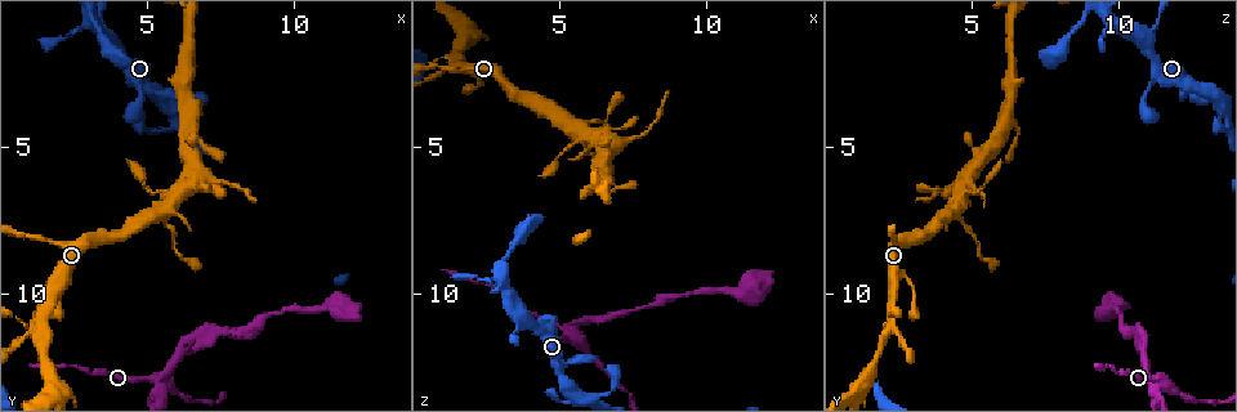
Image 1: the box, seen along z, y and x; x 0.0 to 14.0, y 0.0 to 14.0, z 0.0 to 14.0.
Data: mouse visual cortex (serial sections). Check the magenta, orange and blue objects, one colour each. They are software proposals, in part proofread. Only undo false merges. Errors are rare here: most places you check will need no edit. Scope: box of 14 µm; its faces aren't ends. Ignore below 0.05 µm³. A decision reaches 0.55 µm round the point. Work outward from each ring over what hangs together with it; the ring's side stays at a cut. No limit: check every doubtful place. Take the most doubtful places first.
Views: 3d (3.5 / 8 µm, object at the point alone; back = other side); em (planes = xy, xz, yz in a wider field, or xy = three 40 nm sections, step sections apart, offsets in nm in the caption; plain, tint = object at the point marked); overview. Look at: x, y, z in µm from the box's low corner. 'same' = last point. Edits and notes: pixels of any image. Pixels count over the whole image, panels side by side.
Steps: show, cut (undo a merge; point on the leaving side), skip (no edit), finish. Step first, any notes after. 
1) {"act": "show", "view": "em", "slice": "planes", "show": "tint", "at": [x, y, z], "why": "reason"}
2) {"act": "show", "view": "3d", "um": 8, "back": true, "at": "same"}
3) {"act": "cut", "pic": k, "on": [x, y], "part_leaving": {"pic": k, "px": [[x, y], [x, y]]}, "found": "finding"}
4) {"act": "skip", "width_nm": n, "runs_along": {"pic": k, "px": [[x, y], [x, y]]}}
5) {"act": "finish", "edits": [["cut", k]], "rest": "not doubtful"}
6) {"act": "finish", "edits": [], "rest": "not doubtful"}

{"act": "show", "view": "3d", "um": 3.5, "at": [1.5, 10.7, 2.3], "why": "side arm on a straight run"}

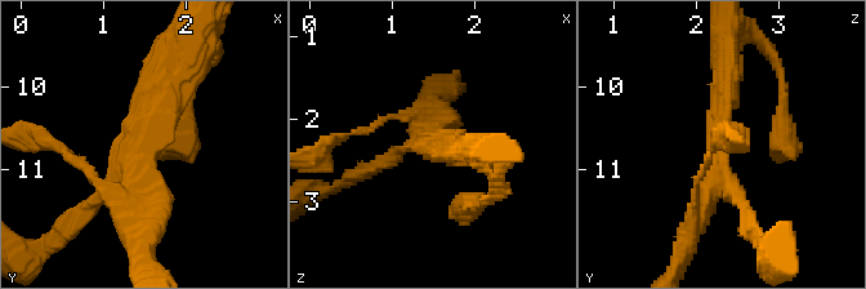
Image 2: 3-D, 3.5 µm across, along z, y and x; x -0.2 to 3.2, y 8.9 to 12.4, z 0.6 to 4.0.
{"act": "show", "view": "em", "slice": "xy", "step": 5, "show": "tint", "at": [1.50, 10.60, 2.30], "arms": 3, "arm_widths_nm": [200, 300, 350], "why": "now the EM"}

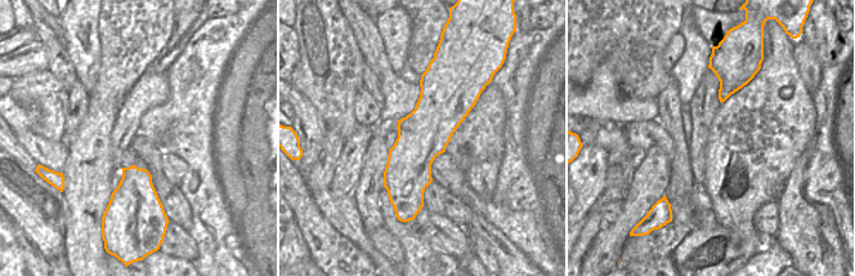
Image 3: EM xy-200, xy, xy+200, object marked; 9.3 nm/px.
{"act": "skip", "width_nm": 480, "runs_along": {"pic": 2, "px": [[177, 63], [144, 134], [141, 222]]}, "found": "all the same cell"}

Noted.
{"act": "show", "view": "3d", "um": 8, "at": [1.2, 11.3, 2.0], "why": "three-way junction"}

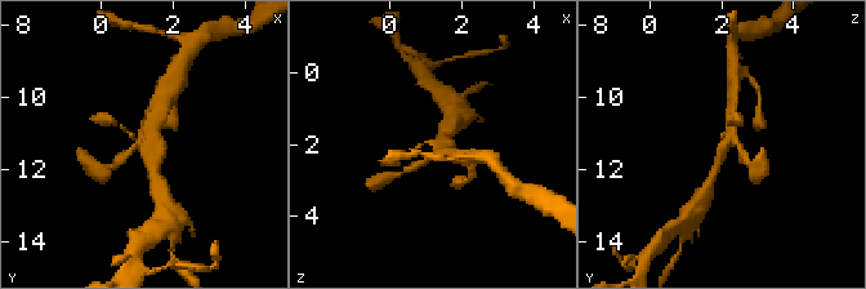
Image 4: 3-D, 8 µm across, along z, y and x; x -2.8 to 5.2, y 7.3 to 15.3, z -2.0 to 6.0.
{"act": "show", "view": "em", "slice": "xy", "step": 5, "show": "tint", "at": [1.2, 11.4, 2.0], "arms": 3, "arm_widths_nm": [100, 250, 250]}

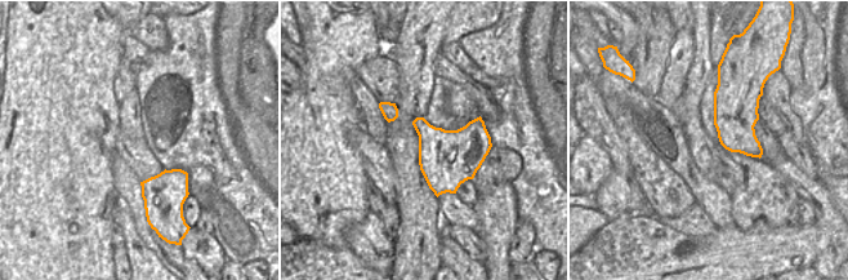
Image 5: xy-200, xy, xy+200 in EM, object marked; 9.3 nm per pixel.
{"act": "skip", "width_nm": 550, "runs_along": {"pic": 4, "px": [[155, 120], [152, 147], [114, 121]]}, "found": "one cell here"}

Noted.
{"act": "show", "view": "3d", "um": 8, "at": [5.5, 13.0, 11.3], "why": "sharp bend"}

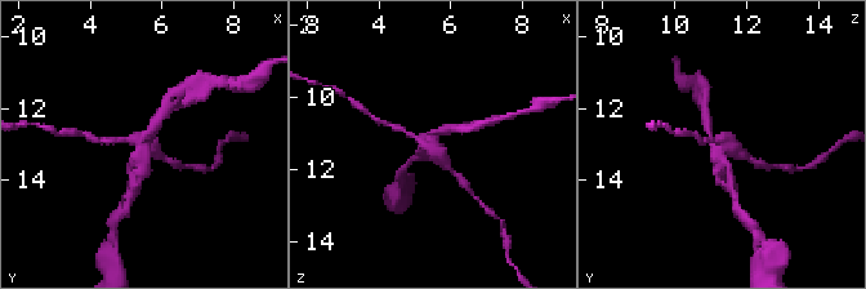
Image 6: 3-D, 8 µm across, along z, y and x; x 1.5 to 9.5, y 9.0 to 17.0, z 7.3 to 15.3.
{"act": "show", "view": "em", "slice": "xy", "step": 5, "show": "tint", "at": [5.5, 13.1, 11.4], "why": "shape alone is not enough"}

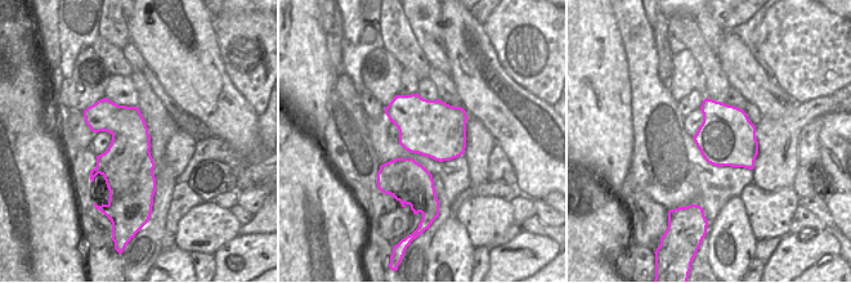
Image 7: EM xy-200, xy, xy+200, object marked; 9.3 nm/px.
{"act": "cut", "pic": 6, "on": [134, 174], "width_nm": 550, "part_leaving": {"pic": 6, "px": [[142, 149], [141, 138], [165, 107]]}, "found": "two cells meet here"}

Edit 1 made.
{"act": "show", "view": "overview"}

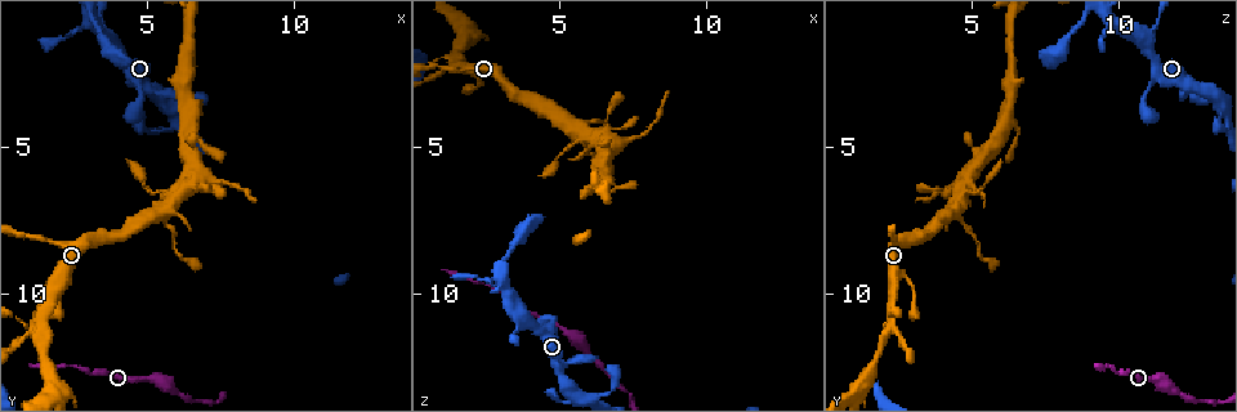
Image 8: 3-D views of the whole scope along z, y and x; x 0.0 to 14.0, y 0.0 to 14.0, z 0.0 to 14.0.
{"act": "show", "view": "3d", "um": 8, "at": [5.8, 6.5, 4.7], "why": "three-way junction"}

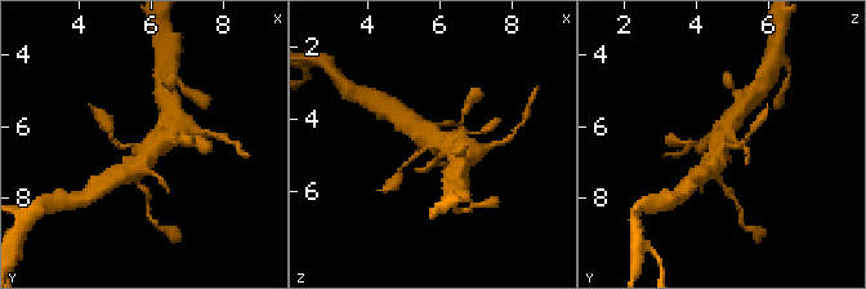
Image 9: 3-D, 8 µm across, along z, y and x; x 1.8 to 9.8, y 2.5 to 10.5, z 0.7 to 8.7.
{"act": "show", "view": "3d", "um": 3.5, "back": true, "at": [5.7, 6.5, 4.8]}

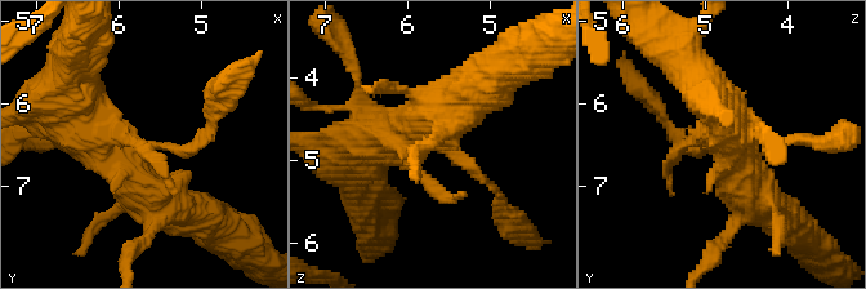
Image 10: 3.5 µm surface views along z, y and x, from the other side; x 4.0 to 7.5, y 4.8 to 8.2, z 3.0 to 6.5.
{"act": "show", "view": "em", "slice": "xy", "step": 3, "show": "tint", "at": "same"}

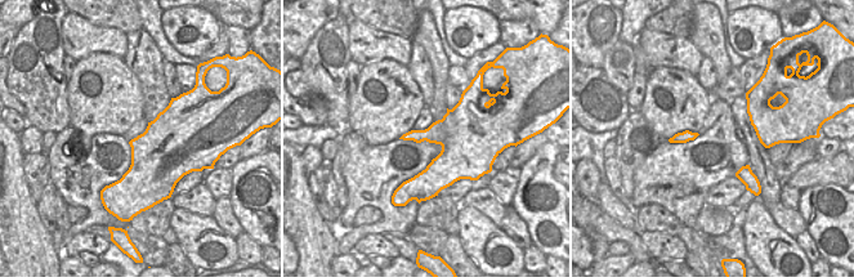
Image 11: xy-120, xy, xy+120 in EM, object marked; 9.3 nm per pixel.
{"act": "skip", "runs_along": {"pic": 10, "px": [[152, 196], [50, 105], [54, 78]]}, "found": "all the same cell"}

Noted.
{"act": "finish", "edits": [["cut", 6]], "rest": "not doubtful"}

